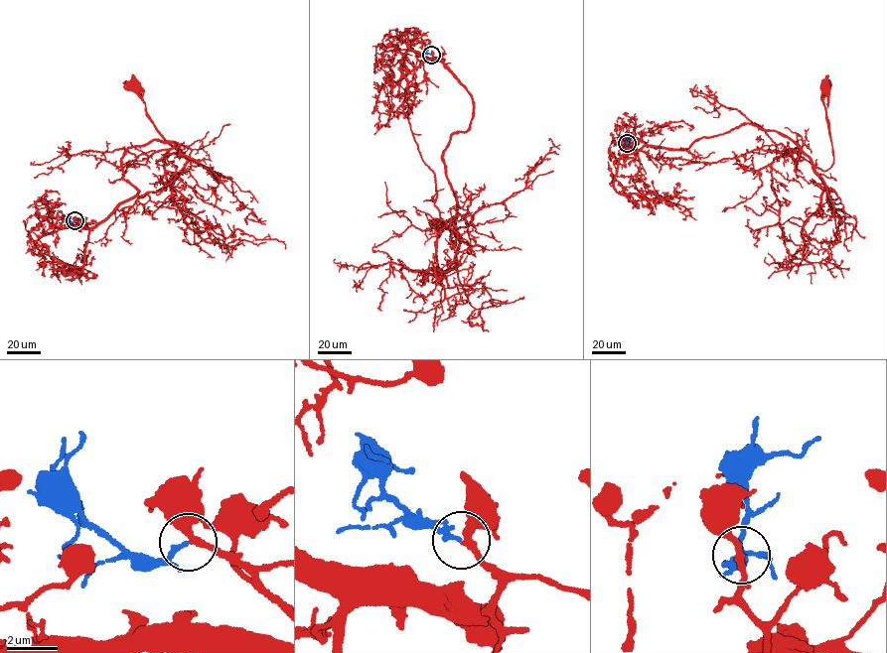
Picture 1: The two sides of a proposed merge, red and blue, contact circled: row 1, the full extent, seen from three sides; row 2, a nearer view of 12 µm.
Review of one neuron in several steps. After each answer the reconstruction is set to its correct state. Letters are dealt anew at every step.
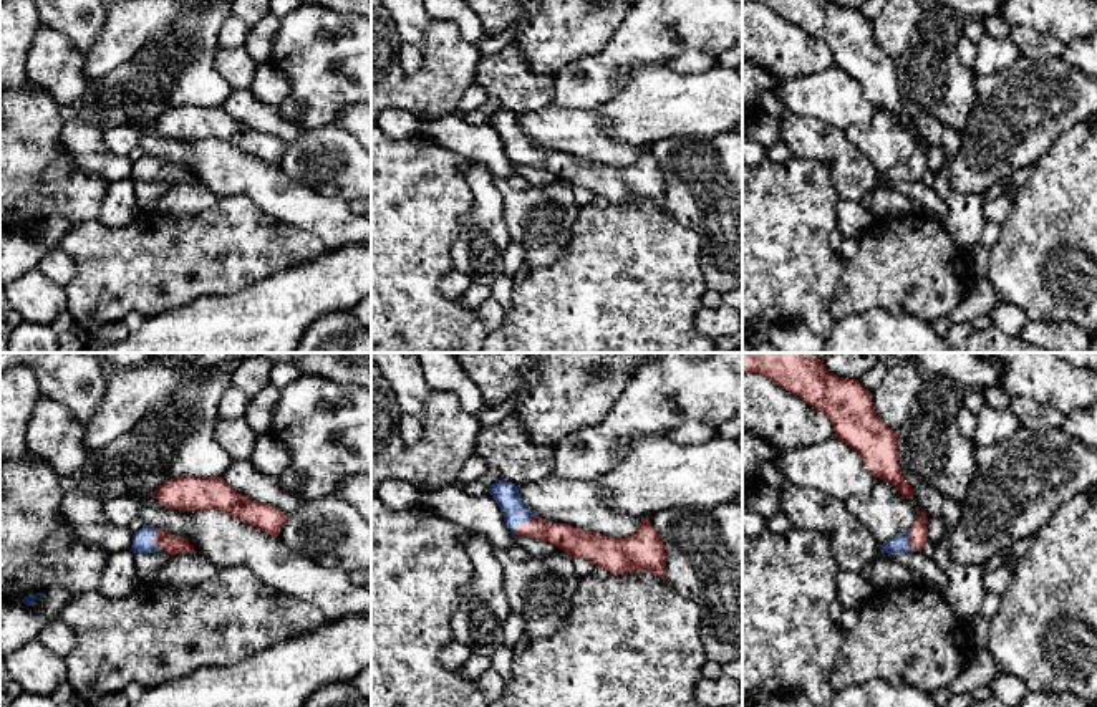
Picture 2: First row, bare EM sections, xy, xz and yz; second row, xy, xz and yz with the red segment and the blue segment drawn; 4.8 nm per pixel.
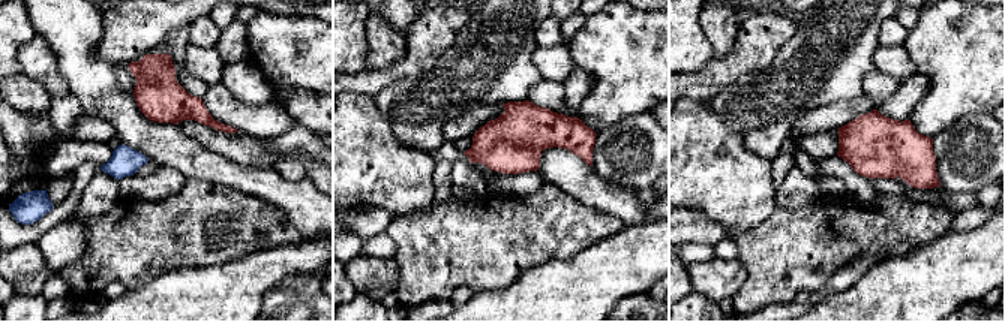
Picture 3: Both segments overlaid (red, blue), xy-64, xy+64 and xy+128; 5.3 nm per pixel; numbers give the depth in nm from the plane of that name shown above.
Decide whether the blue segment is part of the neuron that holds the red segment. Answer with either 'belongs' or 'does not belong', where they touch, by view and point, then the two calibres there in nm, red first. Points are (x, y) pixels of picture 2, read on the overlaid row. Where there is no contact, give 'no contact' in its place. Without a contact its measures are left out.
belongs | xy (153, 542) | 100/100 nm

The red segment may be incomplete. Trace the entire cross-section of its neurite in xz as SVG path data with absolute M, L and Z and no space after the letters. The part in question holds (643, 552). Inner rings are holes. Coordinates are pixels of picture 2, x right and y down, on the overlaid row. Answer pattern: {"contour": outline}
{"contour": "M499 480L489 487L489 493L497 502L507 528L515 535L550 541L572 558L585 558L615 575L651 571L664 581L666 553L650 518L641 520L633 536L611 538L537 517L522 502L512 482Z"}

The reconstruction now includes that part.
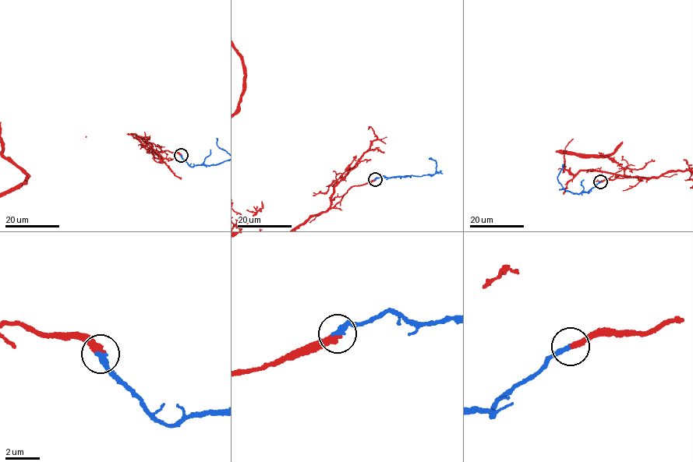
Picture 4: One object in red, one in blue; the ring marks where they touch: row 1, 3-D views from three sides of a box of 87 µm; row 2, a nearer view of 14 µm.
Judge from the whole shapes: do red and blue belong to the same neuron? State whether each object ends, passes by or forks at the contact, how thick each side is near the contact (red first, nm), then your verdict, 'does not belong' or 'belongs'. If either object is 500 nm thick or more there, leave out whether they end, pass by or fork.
red ends; blue ends; calibres 400 and 360 nm; belongs

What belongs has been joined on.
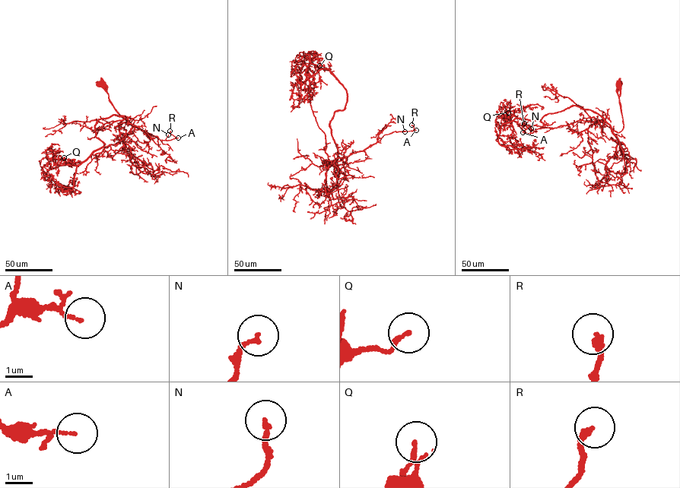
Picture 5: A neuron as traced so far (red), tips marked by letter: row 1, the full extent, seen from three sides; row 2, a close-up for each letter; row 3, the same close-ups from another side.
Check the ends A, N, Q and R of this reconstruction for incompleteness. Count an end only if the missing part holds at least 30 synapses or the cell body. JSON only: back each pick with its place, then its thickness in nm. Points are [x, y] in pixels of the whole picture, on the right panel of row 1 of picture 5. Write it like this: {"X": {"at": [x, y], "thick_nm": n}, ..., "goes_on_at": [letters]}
{"goes_on_at": []}

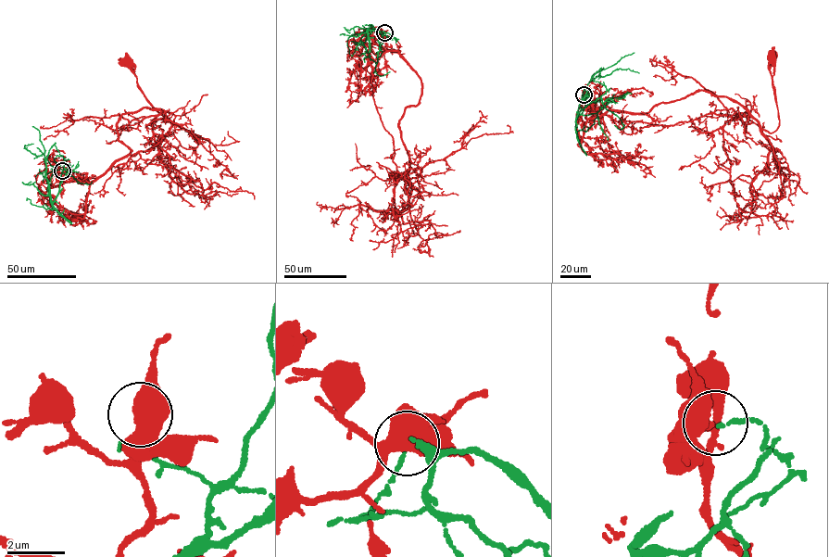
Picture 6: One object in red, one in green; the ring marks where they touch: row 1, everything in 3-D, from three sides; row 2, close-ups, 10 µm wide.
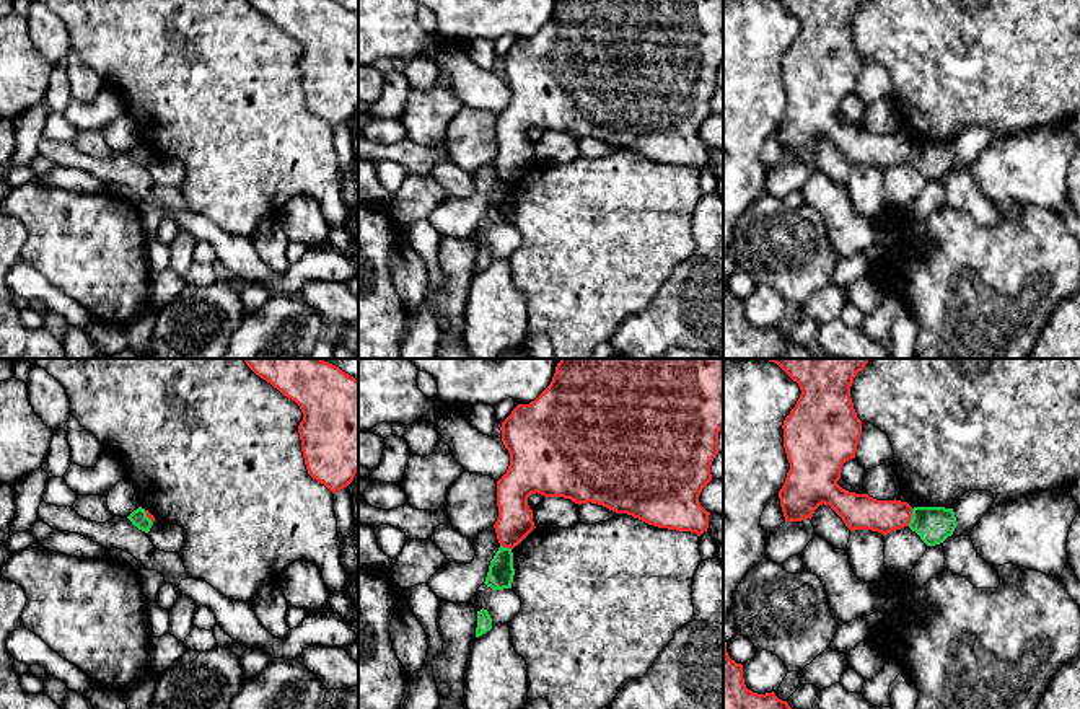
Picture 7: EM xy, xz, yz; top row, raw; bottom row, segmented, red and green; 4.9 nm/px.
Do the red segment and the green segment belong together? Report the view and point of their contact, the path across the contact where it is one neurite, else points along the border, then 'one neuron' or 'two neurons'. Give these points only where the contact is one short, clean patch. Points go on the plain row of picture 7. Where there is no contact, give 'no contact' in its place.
yz (911, 152) | along yz (913, 144), (908, 160) | two neurons

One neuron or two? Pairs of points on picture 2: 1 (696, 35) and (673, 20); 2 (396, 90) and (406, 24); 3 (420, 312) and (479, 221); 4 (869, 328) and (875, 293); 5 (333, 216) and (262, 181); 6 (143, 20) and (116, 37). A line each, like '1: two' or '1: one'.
1: one
2: two
3: two
4: two
5: one
6: one

